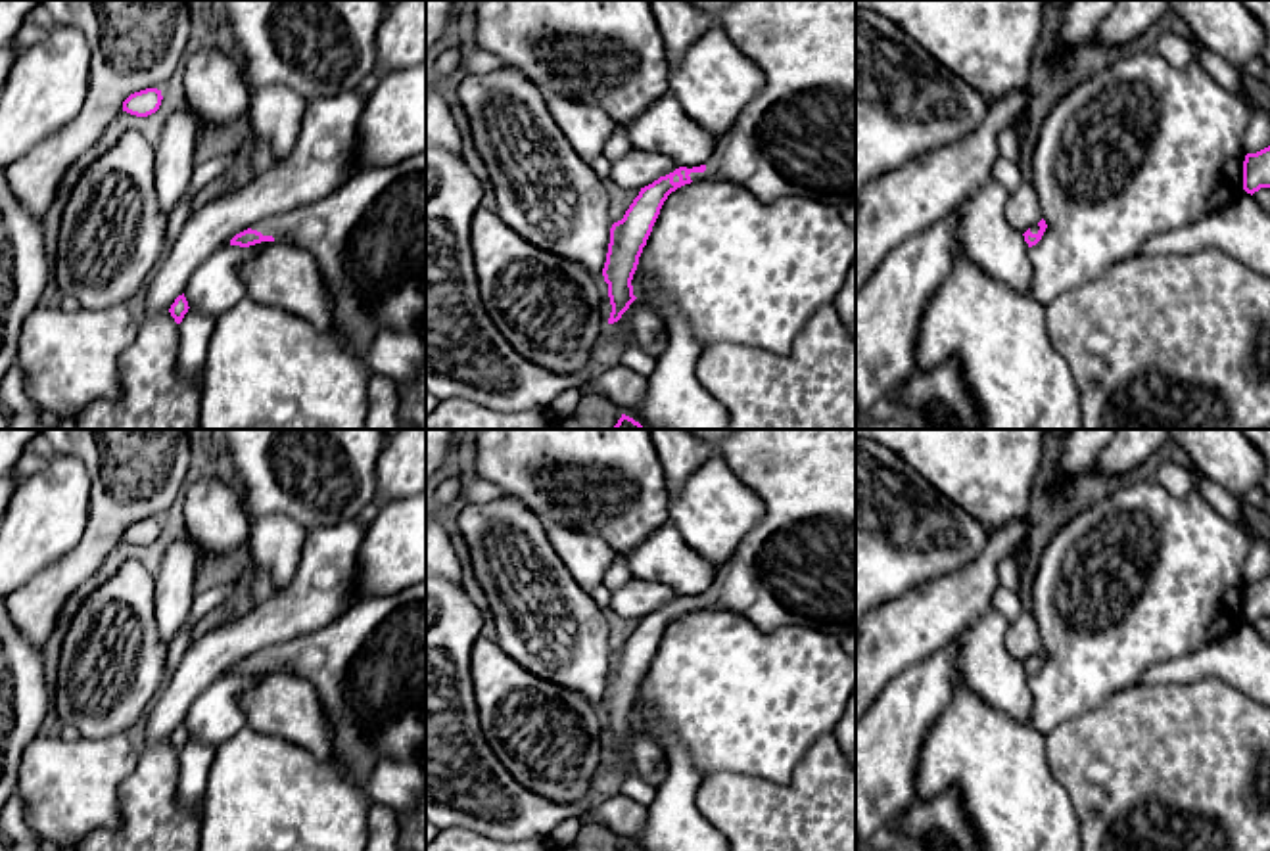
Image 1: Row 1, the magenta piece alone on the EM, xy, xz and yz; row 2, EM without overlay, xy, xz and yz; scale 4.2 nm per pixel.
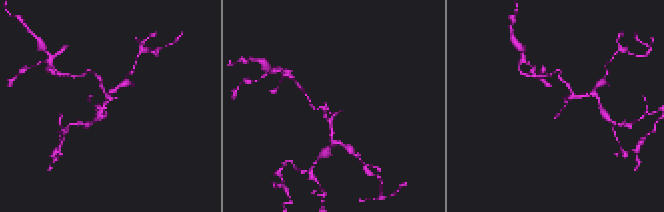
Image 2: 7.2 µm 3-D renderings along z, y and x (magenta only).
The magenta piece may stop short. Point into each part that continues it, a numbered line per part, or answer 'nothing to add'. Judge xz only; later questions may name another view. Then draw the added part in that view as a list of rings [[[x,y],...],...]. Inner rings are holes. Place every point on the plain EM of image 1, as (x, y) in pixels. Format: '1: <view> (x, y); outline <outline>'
1: xz (797, 568); outline [[[733,429],[717,454],[764,502],[764,518],[717,569],[704,602],[693,611],[729,611],[764,632],[806,627],[829,636],[856,632],[856,429]]]

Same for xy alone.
1: xy (369, 666); outline [[[426,581],[395,594],[361,598],[330,625],[259,650],[251,659],[305,678],[315,688],[326,713],[334,749],[330,765],[357,788],[365,790],[366,780],[382,759],[416,761],[426,753]]]

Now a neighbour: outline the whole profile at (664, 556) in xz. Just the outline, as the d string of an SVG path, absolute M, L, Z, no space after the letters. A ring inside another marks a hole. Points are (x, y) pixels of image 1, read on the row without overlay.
M670 523L625 552L623 560L633 579L662 583L687 598L706 594L717 575L717 567L694 552Z

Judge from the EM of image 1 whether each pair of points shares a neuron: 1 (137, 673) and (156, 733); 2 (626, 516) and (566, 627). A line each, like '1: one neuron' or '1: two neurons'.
1: two neurons
2: two neurons

